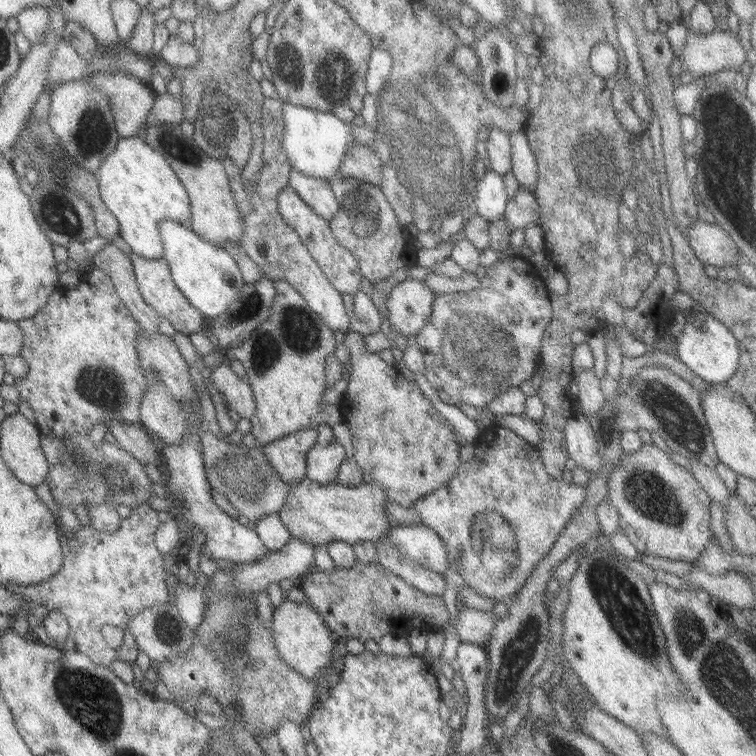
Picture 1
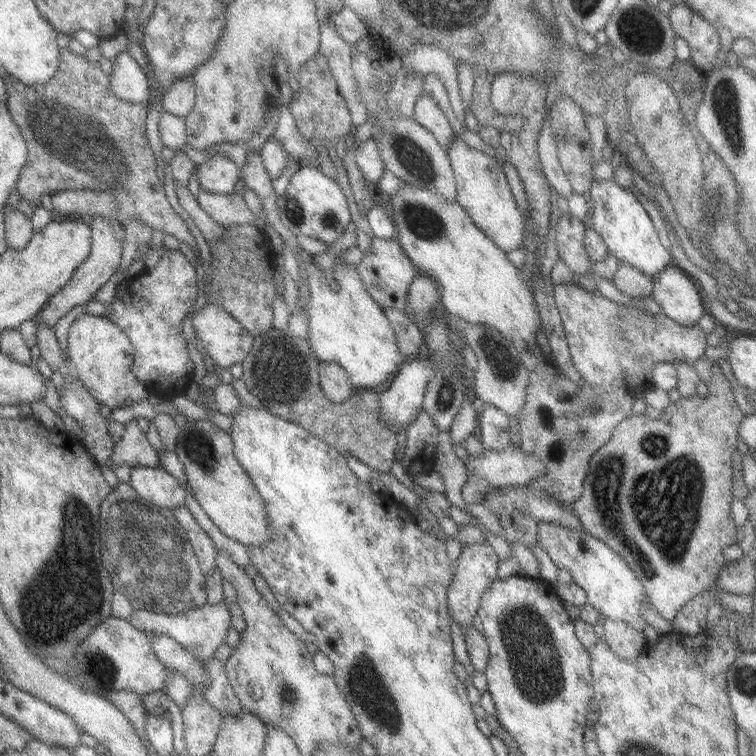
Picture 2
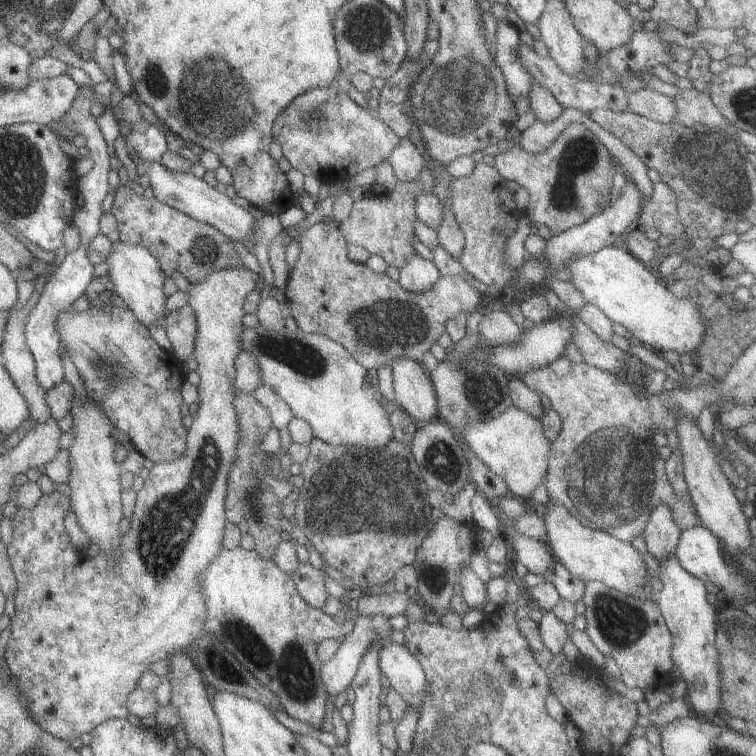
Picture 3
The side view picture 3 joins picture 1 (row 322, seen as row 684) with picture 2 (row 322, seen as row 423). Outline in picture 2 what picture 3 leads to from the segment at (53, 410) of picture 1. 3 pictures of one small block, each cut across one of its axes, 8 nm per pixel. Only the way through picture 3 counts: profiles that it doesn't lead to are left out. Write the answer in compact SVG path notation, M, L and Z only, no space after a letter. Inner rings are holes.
M205 304L191 318L193 332L203 344L203 354L211 358L219 370L241 364L253 346L253 338L241 330L241 324L215 304Z

